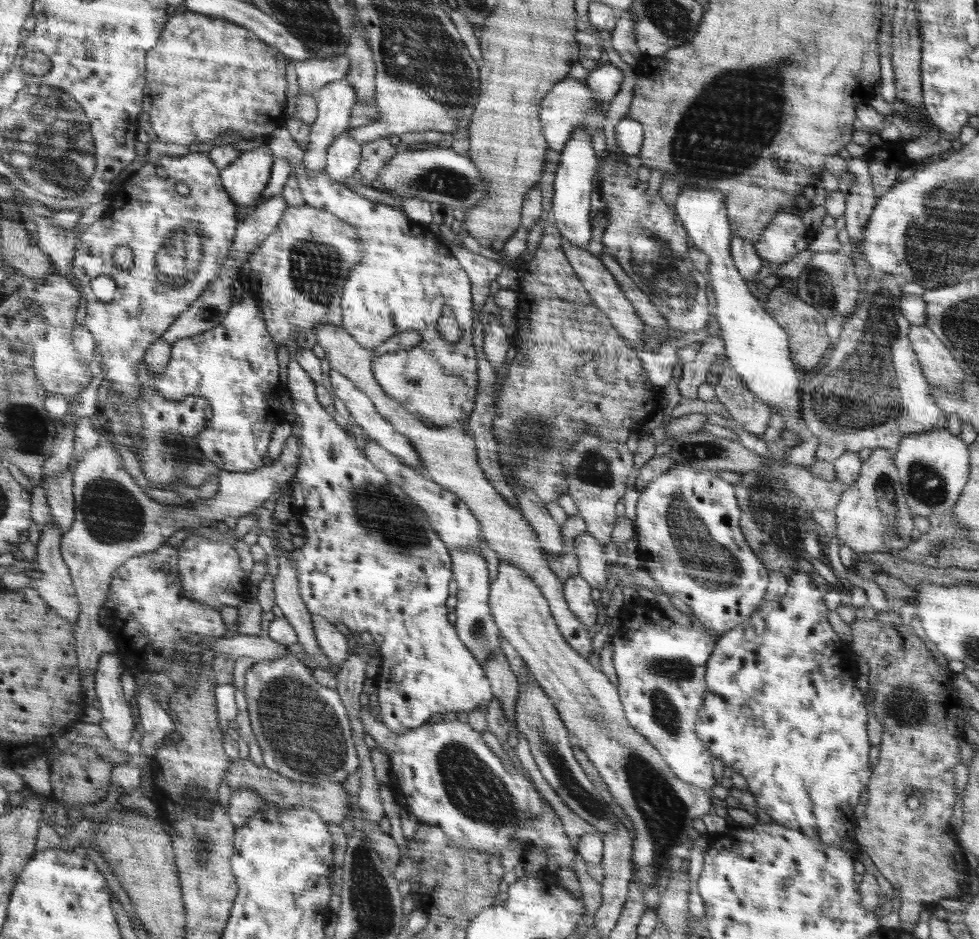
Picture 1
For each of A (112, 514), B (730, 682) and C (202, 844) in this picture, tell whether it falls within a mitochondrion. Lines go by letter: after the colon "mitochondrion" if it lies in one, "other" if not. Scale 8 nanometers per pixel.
A: mitochondrion
B: other
C: mitochondrion

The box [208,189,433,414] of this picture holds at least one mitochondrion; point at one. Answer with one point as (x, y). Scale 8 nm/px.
(316, 269)

